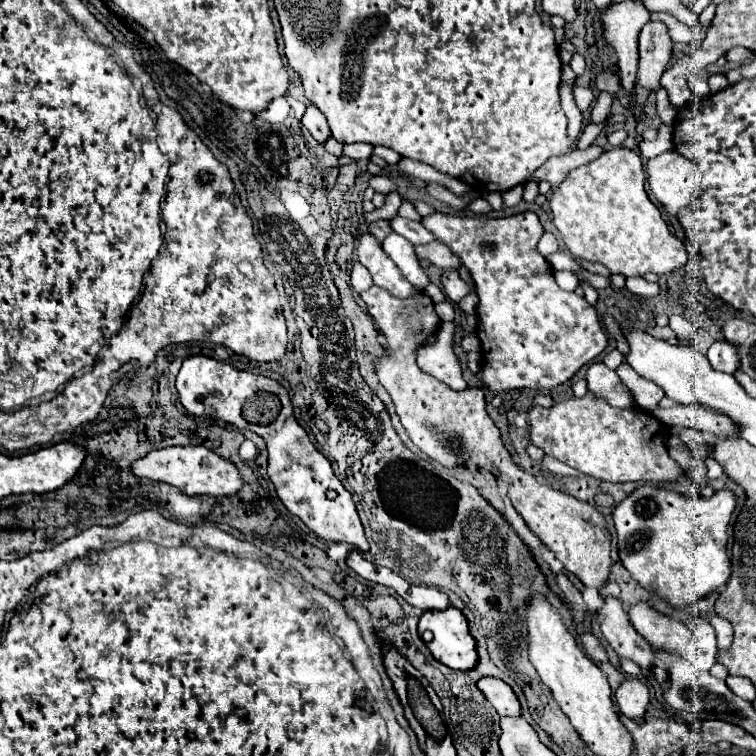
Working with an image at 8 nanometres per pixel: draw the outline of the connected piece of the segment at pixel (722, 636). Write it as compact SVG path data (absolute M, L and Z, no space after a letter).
M714 615L714 617L710 619L710 623L712 623L712 627L716 629L718 645L720 645L720 647L730 647L730 643L732 643L732 625L730 625L726 619L722 619L720 615Z

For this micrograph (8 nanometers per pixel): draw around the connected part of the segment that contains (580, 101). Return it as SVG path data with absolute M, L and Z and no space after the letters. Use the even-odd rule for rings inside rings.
M576 85L576 87L574 87L574 99L576 99L578 109L580 109L580 111L586 111L586 109L592 105L592 101L594 101L594 93L592 93L590 87L580 87L580 85Z

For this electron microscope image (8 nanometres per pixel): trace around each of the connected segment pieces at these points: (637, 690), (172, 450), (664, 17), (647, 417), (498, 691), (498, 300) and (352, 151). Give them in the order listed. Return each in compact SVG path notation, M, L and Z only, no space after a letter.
M626 679L616 695L620 711L630 719L640 719L648 707L648 687L640 679Z
M188 445L188 447L166 447L150 451L146 457L138 459L132 465L132 471L138 477L152 479L152 481L164 481L174 487L178 487L186 495L210 495L210 497L224 497L224 495L236 495L242 491L244 481L238 471L238 467L220 457L216 451L206 449L204 445Z
M653 12L650 20L664 21L668 25L668 31L670 31L670 37L674 41L682 41L682 43L692 43L692 29L680 21L676 21L674 17L670 17L668 13Z
M588 391L584 397L568 397L552 403L552 407L532 405L530 417L530 441L544 449L546 455L560 459L562 463L582 471L584 475L604 481L676 481L680 479L680 467L668 455L670 429L660 423L652 413L642 409L612 407L604 397Z
M484 677L478 681L478 689L484 693L484 697L496 707L500 717L520 717L522 707L518 703L516 693L512 691L510 685L506 685L502 679L494 677Z
M534 211L504 219L452 217L444 213L432 213L428 217L422 217L422 225L432 231L442 243L446 243L454 255L460 257L462 265L472 273L472 279L476 283L476 293L480 297L476 309L476 335L482 345L482 369L478 377L484 387L492 391L554 389L606 349L608 337L596 309L588 305L584 297L562 291L552 279L552 267L538 253L536 245L544 233L544 227Z
M350 143L350 145L344 145L344 155L348 155L350 159L360 159L360 153L372 153L372 145L368 143Z

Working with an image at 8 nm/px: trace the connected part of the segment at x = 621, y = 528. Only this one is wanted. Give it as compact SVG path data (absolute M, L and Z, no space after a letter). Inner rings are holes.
M654 485L636 487L630 495L616 505L614 525L618 533L618 549L622 565L632 577L646 589L656 591L660 597L670 601L674 607L694 605L700 597L724 587L730 579L730 557L728 557L728 523L730 515L738 505L738 497L730 489L716 491L710 499L698 497L688 499L682 493L666 491Z

